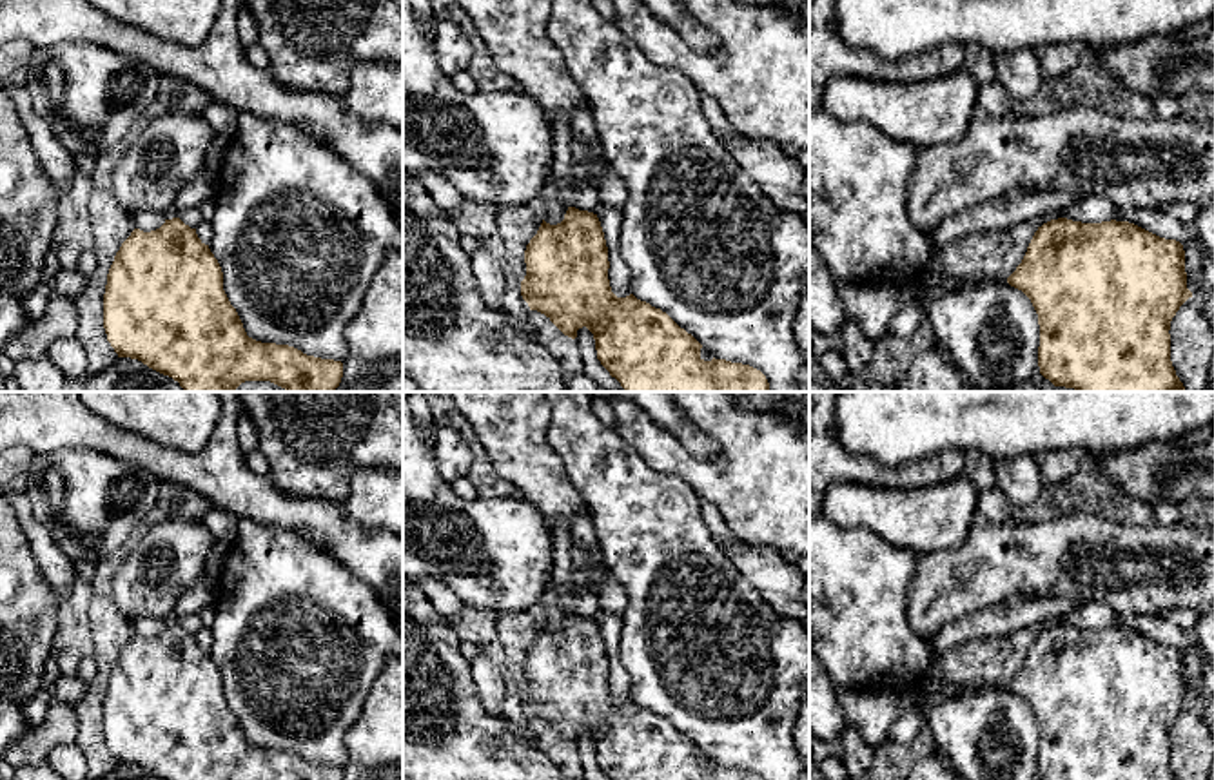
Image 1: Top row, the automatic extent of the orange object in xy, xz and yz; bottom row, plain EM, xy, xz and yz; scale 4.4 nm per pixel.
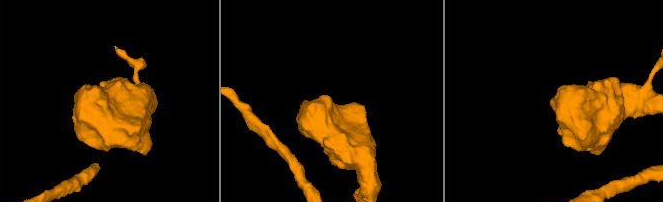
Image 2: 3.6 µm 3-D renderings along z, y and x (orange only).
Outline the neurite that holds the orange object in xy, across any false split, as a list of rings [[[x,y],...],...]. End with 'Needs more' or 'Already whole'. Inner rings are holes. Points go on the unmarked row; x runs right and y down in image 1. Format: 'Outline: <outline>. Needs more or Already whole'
Outline: [[[180,624],[151,639],[134,635],[122,649],[107,680],[103,735],[118,764],[138,765],[160,780],[343,780],[343,769],[307,762],[289,751],[261,749],[247,742],[223,697],[223,678],[196,635]]]. Already whole

